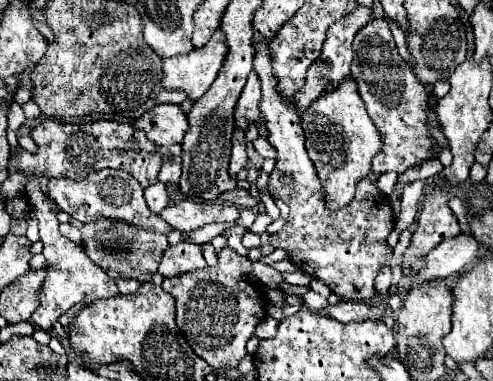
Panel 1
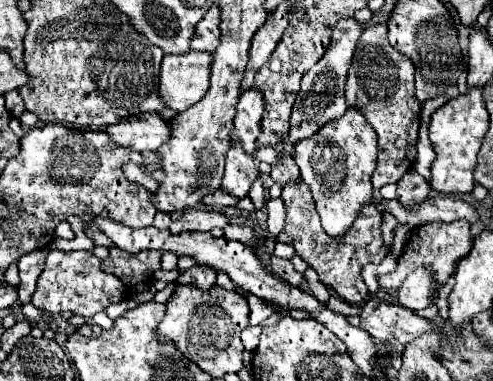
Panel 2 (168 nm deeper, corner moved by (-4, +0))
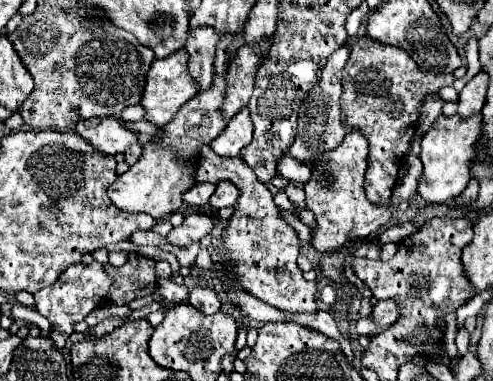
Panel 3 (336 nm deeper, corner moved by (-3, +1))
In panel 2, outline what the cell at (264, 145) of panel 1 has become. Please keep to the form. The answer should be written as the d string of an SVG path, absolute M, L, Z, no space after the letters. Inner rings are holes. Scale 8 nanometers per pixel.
M288 153L280 154L280 162L271 164L271 178L279 184L285 184L289 180L299 180L299 168L294 158Z

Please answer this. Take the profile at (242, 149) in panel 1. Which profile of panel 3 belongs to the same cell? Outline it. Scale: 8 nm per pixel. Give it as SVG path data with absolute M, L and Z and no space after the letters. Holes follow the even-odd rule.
M218 183L214 195L210 197L210 207L214 207L216 211L222 207L234 207L238 199L238 189L232 183Z

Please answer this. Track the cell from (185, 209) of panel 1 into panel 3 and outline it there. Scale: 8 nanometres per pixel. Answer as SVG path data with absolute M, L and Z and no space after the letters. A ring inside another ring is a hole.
M192 213L184 219L184 223L176 229L170 231L170 235L166 237L170 245L176 247L188 247L194 241L200 241L204 235L208 235L214 227L212 217L208 215L200 215L200 213Z

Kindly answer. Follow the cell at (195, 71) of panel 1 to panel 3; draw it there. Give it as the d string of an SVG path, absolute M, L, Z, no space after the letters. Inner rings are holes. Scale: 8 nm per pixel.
M180 49L164 59L156 59L146 75L146 87L144 87L144 95L140 105L144 107L146 115L144 119L148 119L150 123L154 123L156 127L164 127L166 123L172 121L172 117L178 113L178 109L196 95L196 83L192 81L186 65L188 65L188 51Z

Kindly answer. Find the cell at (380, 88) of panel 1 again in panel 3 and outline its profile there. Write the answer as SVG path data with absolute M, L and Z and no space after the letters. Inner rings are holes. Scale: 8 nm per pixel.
M360 37L352 43L350 59L342 75L342 123L346 131L362 131L370 143L368 171L366 171L366 197L370 203L388 203L392 187L396 185L402 157L406 155L414 137L414 123L420 115L424 97L436 93L440 87L452 85L454 75L422 73L422 69L400 47Z

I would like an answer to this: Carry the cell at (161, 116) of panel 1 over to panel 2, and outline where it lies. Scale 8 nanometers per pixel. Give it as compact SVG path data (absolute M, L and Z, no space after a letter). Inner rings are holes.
M145 112L139 116L129 116L119 124L105 128L117 146L145 152L157 150L165 140L169 140L169 122L159 116L159 112Z

